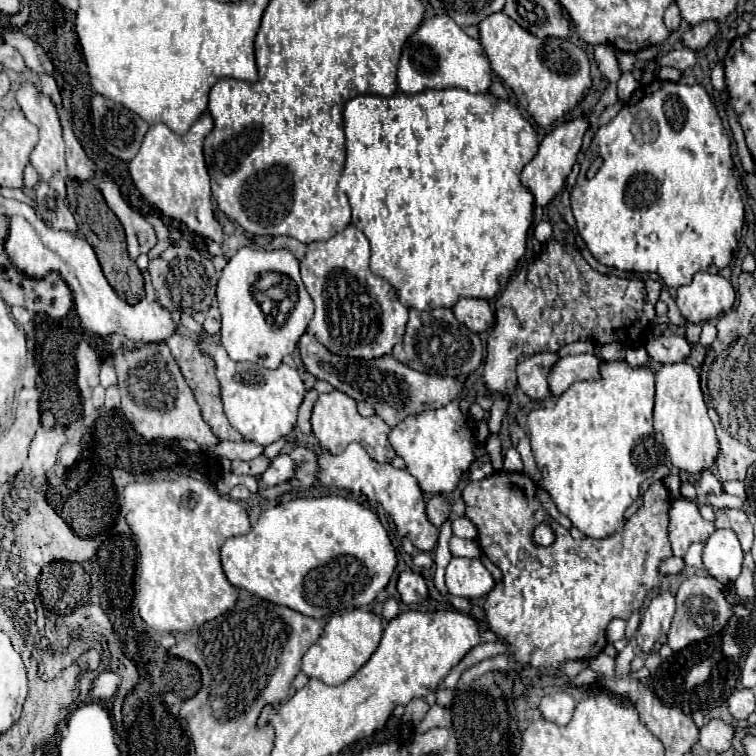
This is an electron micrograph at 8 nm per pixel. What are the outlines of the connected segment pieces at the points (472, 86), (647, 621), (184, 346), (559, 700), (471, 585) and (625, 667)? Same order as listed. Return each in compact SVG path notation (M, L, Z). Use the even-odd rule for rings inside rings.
M443 14L423 20L417 32L405 42L397 70L397 84L405 94L417 94L419 90L443 86L459 86L477 94L479 90L489 90L491 66L483 46L469 38L455 20Z
M663 588L653 594L645 608L643 622L635 632L635 640L643 652L649 652L661 634L667 634L671 618L675 614L675 596Z
M175 334L169 338L167 342L175 362L179 364L181 368L181 374L187 382L187 386L191 388L191 392L195 394L197 398L197 404L201 406L201 414L203 414L203 420L211 426L211 430L215 432L215 436L219 440L243 440L243 436L227 422L225 414L223 414L223 408L221 408L221 398L219 398L219 382L215 378L215 366L211 366L211 360L209 358L203 358L203 354L199 354L197 350L197 342L189 336L183 336L183 334Z
M553 692L553 694L545 694L539 702L539 710L543 714L545 720L555 722L559 726L565 726L575 710L575 700L565 694L565 692Z
M451 558L445 584L453 596L479 598L495 586L495 580L479 558Z
M627 644L619 654L617 654L617 658L615 658L615 676L617 678L625 678L631 670L629 670L629 664L631 664L631 660L633 660L633 648L631 648L631 644Z

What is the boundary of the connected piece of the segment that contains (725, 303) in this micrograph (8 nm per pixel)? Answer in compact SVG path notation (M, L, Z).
M697 272L691 284L677 290L675 300L687 322L701 324L729 310L735 302L735 290L721 274Z

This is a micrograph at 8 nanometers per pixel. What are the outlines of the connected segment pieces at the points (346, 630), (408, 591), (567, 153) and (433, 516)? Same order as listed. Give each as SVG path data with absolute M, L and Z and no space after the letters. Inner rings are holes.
M357 608L353 612L333 616L325 624L321 638L305 652L301 670L307 678L317 678L329 686L337 686L351 678L371 658L371 654L377 650L381 642L381 634L383 634L381 618L369 610L363 612Z
M405 570L399 574L397 590L401 594L403 604L419 604L427 598L427 584L425 584L423 576L417 572L411 572L411 570Z
M583 118L573 120L573 122L565 122L565 124L557 126L555 130L551 130L551 132L543 138L543 142L541 142L541 146L539 146L539 152L537 152L535 158L523 168L523 172L521 172L521 182L523 182L523 186L533 194L535 206L541 206L541 208L547 206L547 204L561 192L561 188L565 186L565 180L567 180L567 176L571 174L573 164L575 164L575 160L577 160L577 154L579 154L579 150L581 150L581 138L583 138L587 126L589 126L589 122L583 120Z
M435 494L427 502L427 516L429 516L431 524L435 524L435 526L441 526L449 518L449 510L451 510L449 498L443 494Z

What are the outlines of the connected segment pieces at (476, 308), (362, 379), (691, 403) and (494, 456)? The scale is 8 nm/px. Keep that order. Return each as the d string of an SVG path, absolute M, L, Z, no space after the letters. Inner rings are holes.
M459 298L457 304L451 308L455 318L465 324L471 332L485 332L493 326L493 312L487 300L479 298Z
M303 334L299 340L301 360L309 374L313 374L317 380L329 382L335 390L345 392L353 400L369 402L379 418L383 418L389 426L399 424L405 416L415 414L419 410L435 410L439 406L445 406L451 402L451 398L457 398L463 390L463 384L455 378L439 378L431 374L423 374L417 370L407 368L405 364L397 362L393 356L381 356L375 360L361 360L361 358L349 358L329 352L323 344L317 342L315 336Z
M689 362L665 364L657 370L657 394L655 394L655 430L663 434L667 452L675 468L689 474L699 474L715 462L717 436L713 422L707 414L707 404L703 400L699 370Z
M489 436L485 450L487 450L487 456L489 456L489 462L491 462L493 470L499 472L503 468L503 454L501 454L501 442L499 442L499 438L497 436Z

